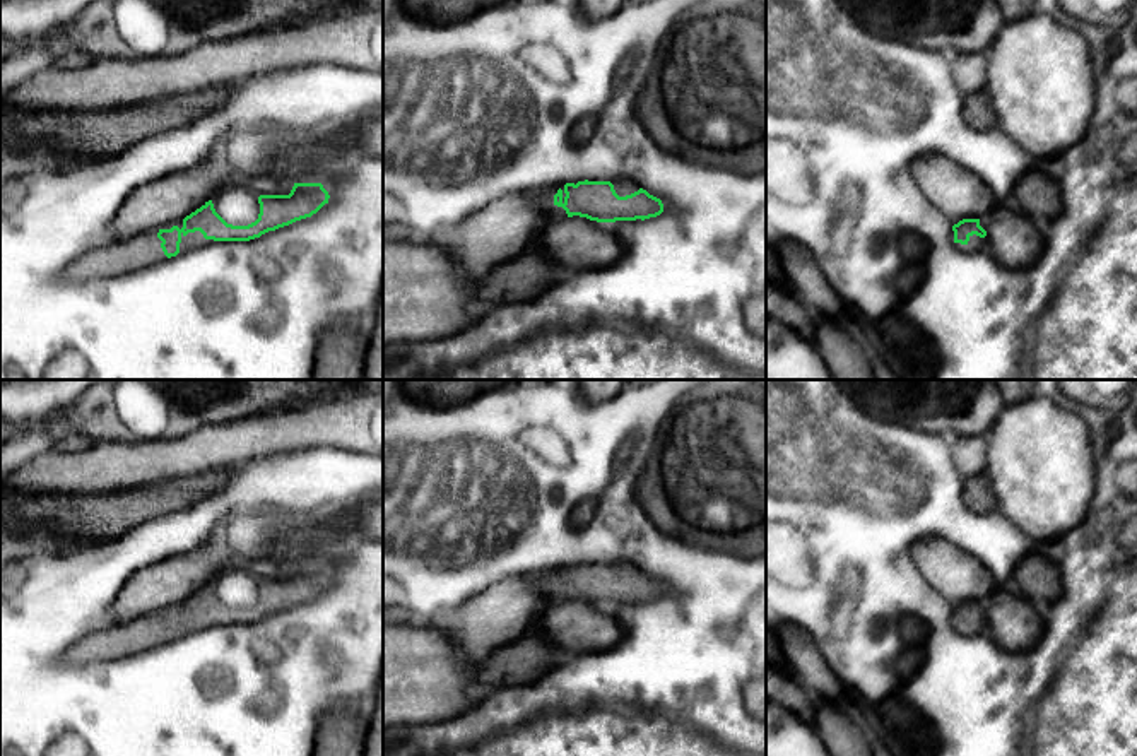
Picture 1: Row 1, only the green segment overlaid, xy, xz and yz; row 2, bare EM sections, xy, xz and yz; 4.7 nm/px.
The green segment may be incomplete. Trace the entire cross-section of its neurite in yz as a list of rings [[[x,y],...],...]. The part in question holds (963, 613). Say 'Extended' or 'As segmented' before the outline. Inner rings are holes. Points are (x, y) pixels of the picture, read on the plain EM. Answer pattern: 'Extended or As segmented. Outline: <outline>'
Extended. Outline: [[[963,602],[952,609],[951,619],[963,635],[978,635],[988,631],[985,602]]]

